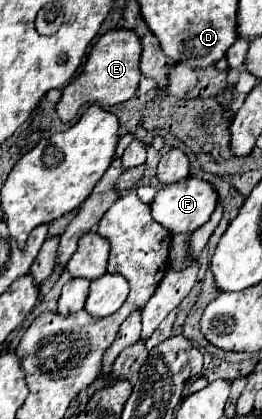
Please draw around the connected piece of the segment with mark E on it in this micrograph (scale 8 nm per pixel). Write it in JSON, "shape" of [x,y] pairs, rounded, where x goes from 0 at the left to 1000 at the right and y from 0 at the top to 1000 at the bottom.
{"shape":[[[431,69],[378,88],[378,98],[355,107],[332,150],[317,155],[309,174],[271,189],[271,198],[240,212],[240,232],[218,246],[218,274],[233,289],[271,289],[294,279],[302,260],[324,251],[454,251],[492,241],[531,203],[531,136],[538,136],[538,98],[515,74],[485,69]]]}

